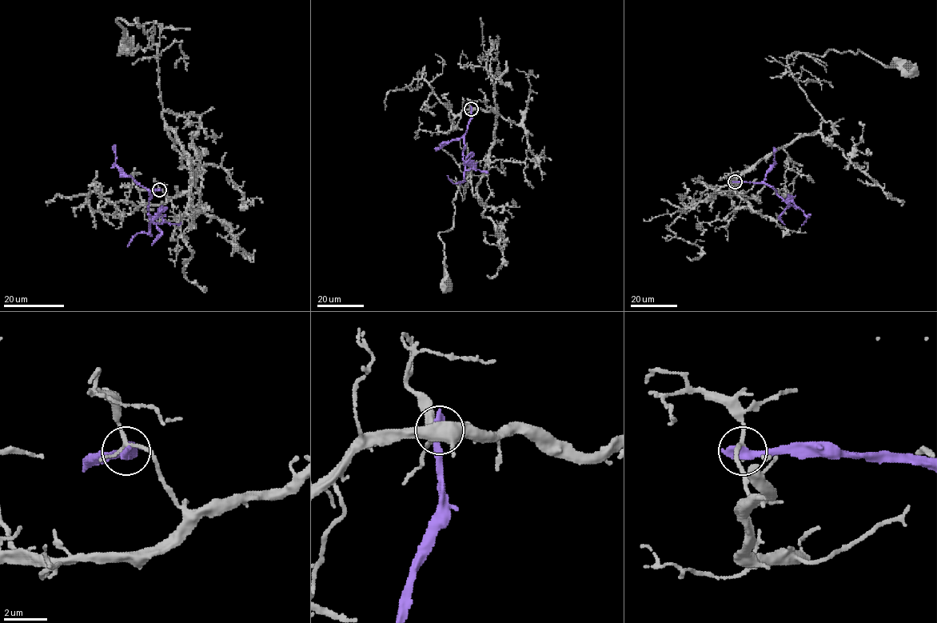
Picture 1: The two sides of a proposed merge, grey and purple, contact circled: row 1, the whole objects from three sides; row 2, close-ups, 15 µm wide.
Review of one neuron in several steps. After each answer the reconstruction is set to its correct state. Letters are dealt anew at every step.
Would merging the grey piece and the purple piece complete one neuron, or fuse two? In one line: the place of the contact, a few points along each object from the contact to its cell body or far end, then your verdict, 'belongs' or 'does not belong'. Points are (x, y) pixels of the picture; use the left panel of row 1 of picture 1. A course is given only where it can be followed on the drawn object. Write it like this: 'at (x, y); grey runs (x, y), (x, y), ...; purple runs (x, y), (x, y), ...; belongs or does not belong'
at (159, 189); grey runs (158, 189), (174, 197), (191, 181), (189, 157), (162, 113), (161, 25), (117, 20), (127, 47); purple runs (159, 189), (150, 192), (149, 212), (151, 221), (149, 233), (137, 233), (128, 246); does not belong

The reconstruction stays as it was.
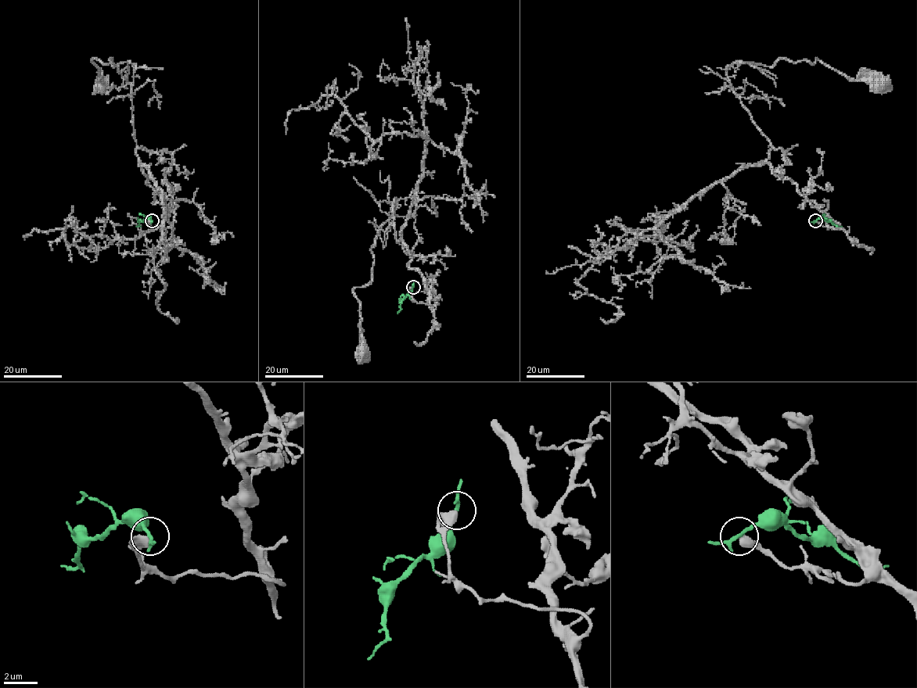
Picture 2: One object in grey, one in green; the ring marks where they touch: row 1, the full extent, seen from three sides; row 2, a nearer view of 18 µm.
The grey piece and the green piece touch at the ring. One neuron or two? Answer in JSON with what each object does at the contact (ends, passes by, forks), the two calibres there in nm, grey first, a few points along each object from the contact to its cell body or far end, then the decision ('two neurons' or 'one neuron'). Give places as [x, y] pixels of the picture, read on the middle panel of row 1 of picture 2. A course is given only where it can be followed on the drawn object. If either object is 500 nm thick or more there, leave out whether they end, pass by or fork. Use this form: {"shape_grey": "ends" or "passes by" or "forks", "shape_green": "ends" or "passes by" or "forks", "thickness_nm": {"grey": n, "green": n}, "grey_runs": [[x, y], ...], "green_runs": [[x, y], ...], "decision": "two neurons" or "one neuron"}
{"thickness_nm": {"grey": 500, "green": 220}, "grey_runs": [[412, 287], [436, 308], [400, 234], [397, 242], [395, 198], [372, 281], [353, 293], [363, 353]], "green_runs": [[412, 287], [397, 313]], "decision": "two neurons"}

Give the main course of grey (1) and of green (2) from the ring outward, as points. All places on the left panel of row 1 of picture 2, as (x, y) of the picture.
1: (151, 221), (152, 227), (174, 229), (137, 156), (131, 89), (135, 65), (93, 59), (102, 86)
2: (151, 221), (146, 219), (136, 226)

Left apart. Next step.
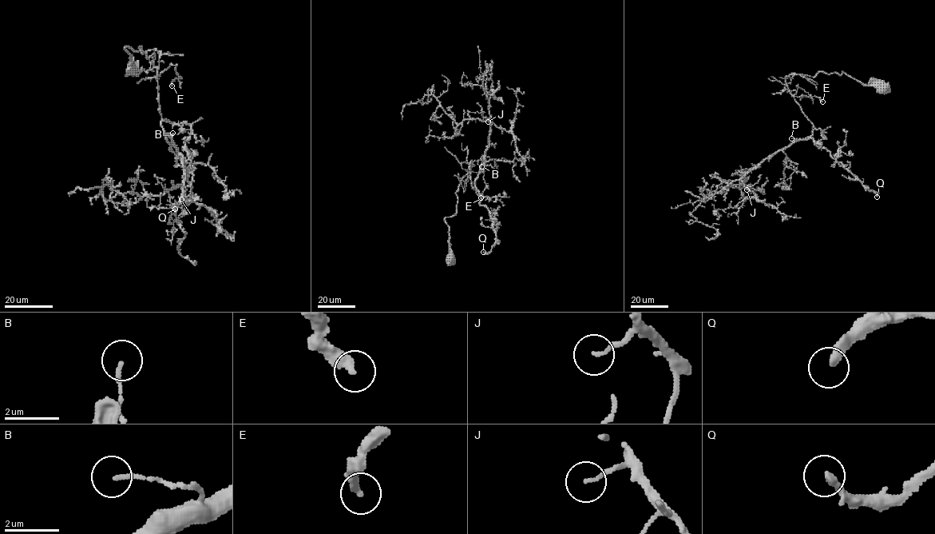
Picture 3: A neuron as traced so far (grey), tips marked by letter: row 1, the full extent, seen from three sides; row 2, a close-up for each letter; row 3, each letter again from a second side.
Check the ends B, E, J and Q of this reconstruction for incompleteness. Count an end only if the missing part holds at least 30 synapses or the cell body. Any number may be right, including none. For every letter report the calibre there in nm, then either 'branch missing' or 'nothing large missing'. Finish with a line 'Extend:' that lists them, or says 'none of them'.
B: 130 nm thick; nothing large missing
E: 340 nm thick; nothing large missing
J: 120 nm thick; nothing large missing
Q: 280 nm thick; branch missing
Extend: Q

